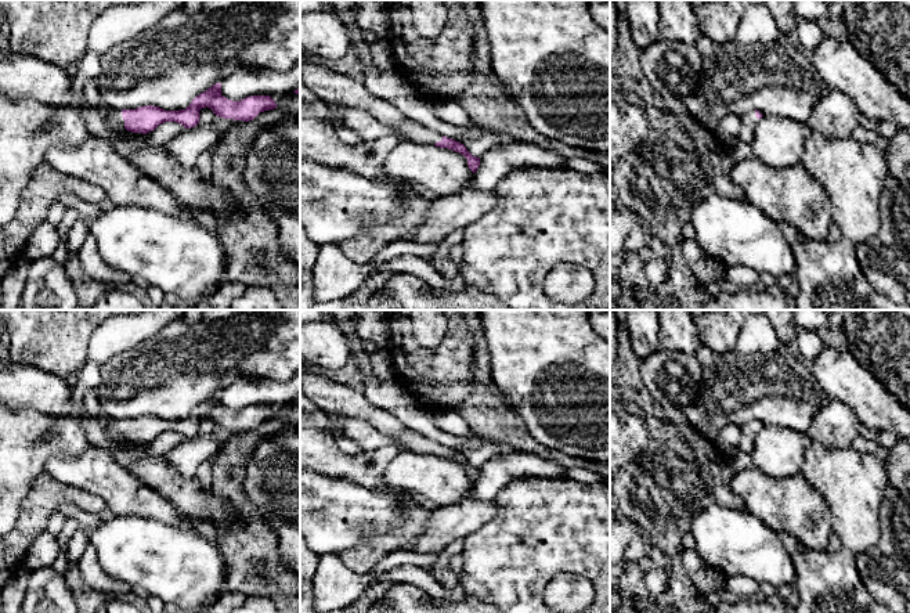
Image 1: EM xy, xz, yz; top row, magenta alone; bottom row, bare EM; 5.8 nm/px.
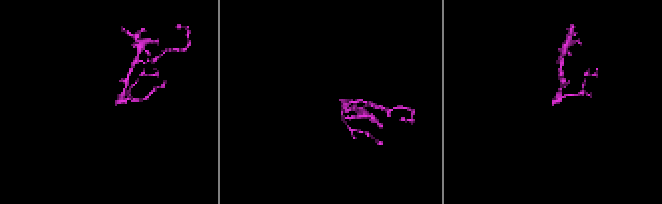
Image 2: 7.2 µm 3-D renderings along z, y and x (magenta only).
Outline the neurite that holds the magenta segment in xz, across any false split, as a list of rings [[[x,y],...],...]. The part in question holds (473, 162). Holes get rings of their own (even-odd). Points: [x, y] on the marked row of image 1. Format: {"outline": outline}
{"outline": [[[300,61],[300,80],[328,105],[362,108],[380,123],[394,129],[404,140],[459,152],[467,159],[467,166],[473,173],[480,166],[480,158],[473,156],[463,144],[407,118],[397,107],[369,93],[364,82],[332,72],[319,61]]]}

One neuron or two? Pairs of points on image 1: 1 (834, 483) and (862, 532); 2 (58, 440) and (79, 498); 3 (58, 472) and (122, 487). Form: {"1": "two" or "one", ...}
{"1": "one", "2": "two", "3": "one"}

